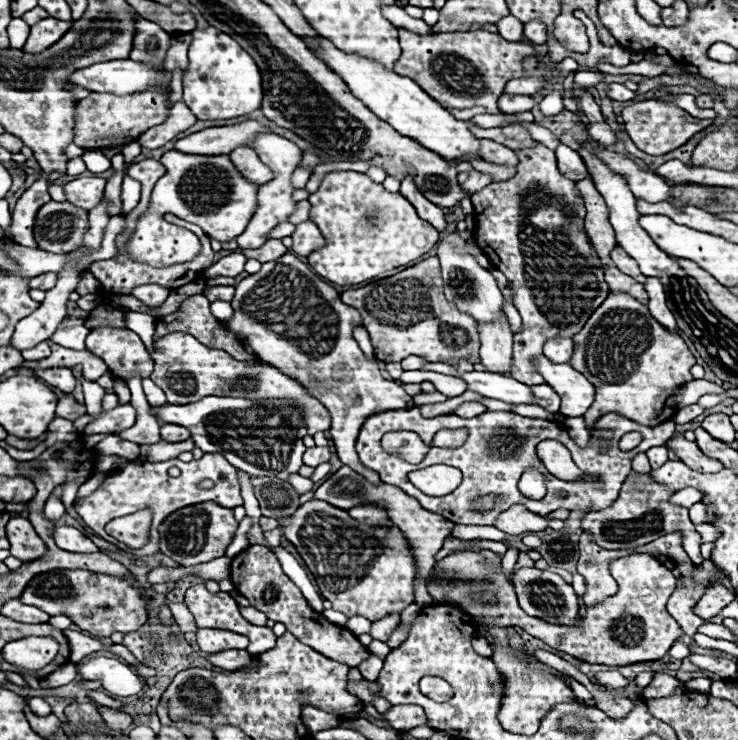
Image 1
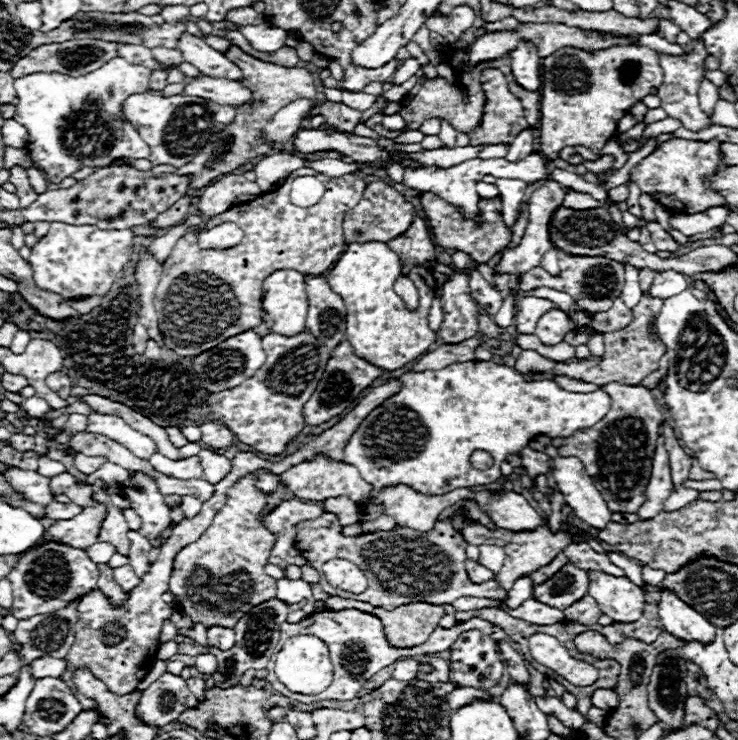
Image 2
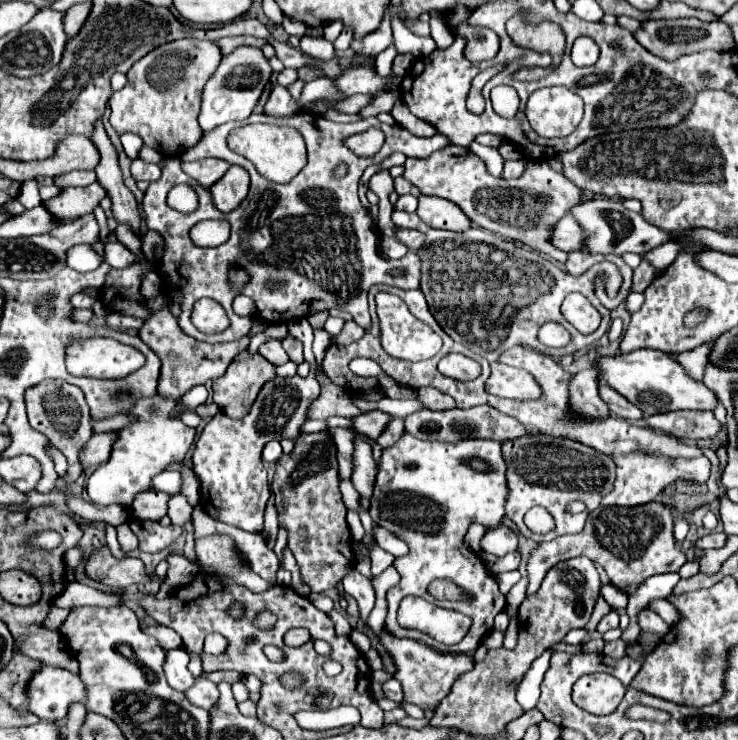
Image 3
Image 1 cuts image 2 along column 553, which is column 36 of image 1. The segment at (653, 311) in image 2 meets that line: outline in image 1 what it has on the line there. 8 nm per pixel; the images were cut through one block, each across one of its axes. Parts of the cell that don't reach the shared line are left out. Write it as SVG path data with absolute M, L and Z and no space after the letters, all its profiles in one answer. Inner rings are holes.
M46 368L46 370L36 370L36 374L50 386L62 390L64 394L70 394L74 390L74 376L70 368Z

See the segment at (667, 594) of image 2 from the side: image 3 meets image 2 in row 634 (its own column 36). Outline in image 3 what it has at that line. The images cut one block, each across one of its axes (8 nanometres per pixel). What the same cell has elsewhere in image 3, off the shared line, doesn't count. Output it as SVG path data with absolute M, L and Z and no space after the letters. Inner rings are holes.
M44 666L28 684L30 712L40 720L60 722L68 716L68 708L74 702L86 704L86 686L78 674L72 674L58 666Z

